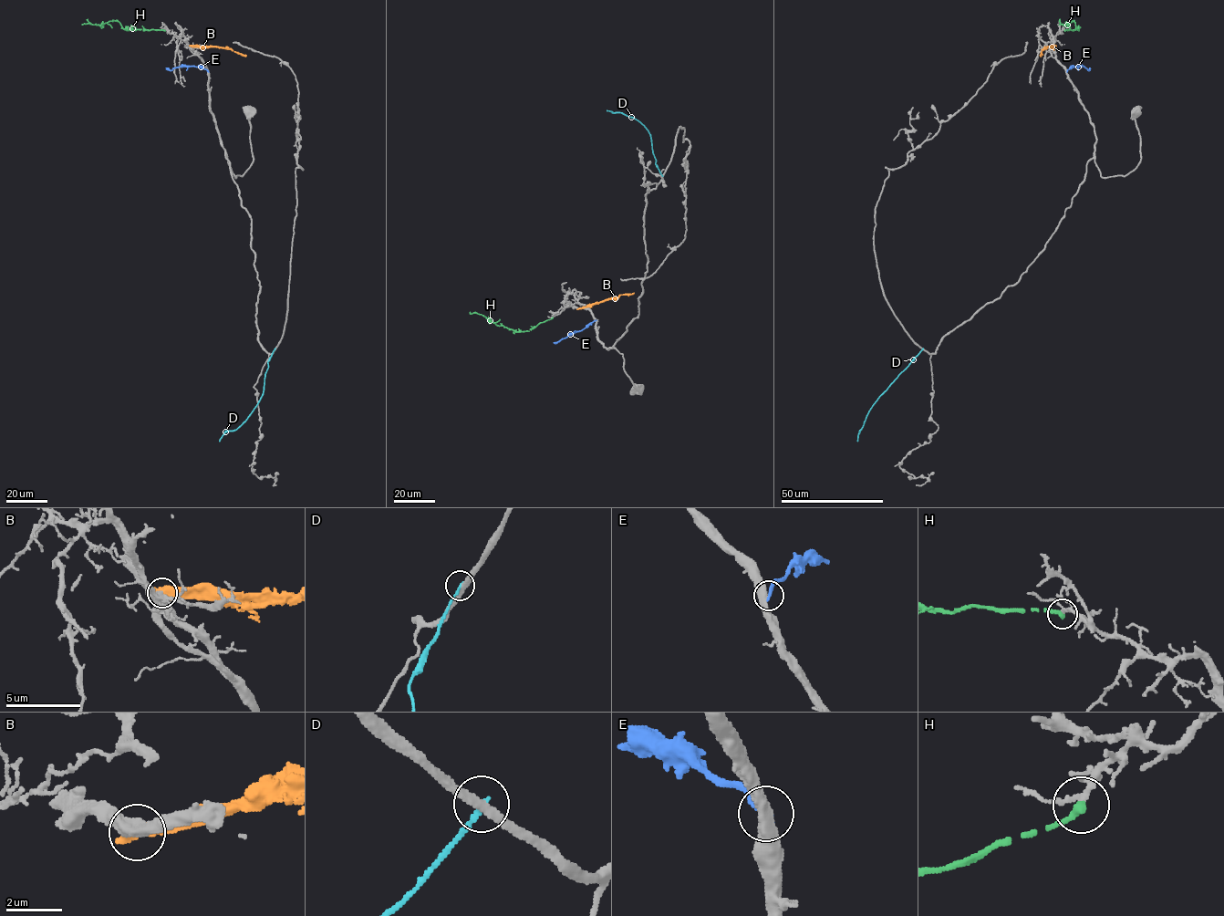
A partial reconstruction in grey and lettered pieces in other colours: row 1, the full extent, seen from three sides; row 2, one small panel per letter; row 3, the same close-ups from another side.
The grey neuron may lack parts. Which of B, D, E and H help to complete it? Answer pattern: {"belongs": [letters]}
{"belongs": ["H"]}

